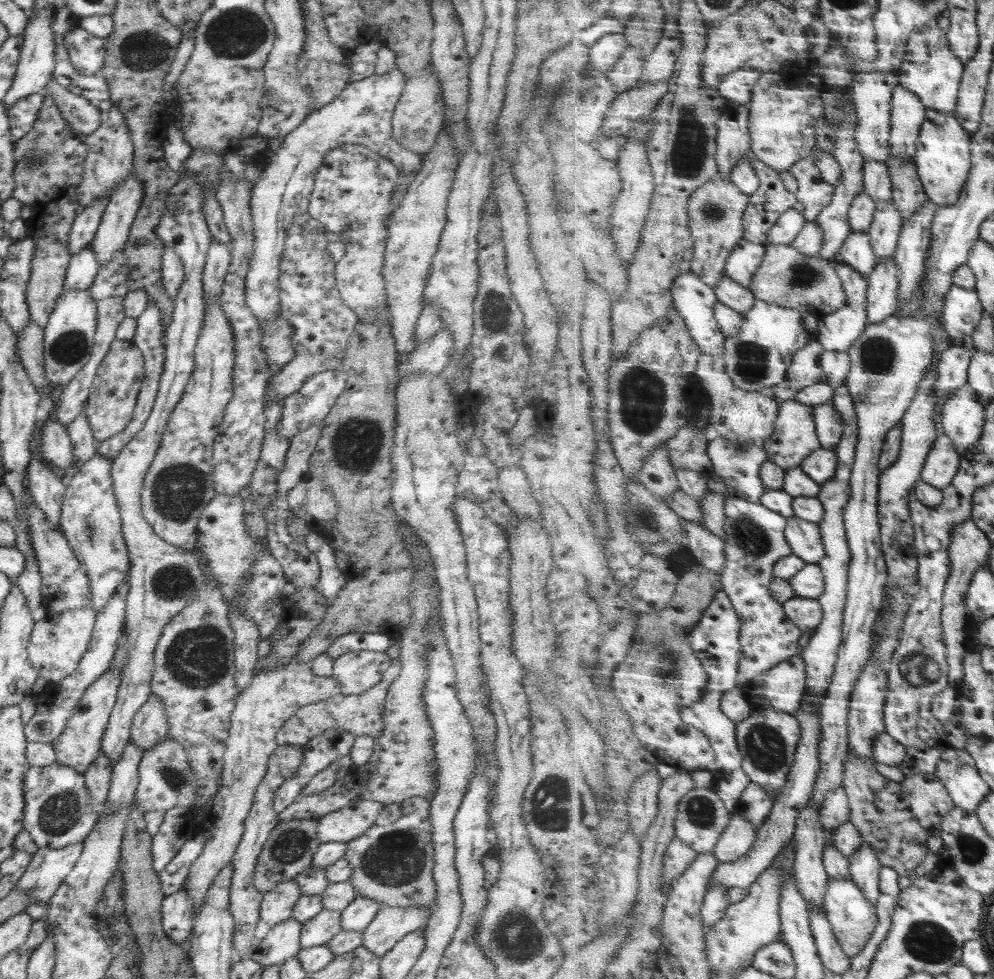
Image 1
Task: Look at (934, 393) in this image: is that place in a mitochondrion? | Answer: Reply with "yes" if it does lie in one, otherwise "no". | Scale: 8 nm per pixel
no

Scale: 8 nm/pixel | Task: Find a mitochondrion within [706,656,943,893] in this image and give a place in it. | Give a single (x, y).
(765, 746)

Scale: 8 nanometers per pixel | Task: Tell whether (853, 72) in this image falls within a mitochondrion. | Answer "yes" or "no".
no

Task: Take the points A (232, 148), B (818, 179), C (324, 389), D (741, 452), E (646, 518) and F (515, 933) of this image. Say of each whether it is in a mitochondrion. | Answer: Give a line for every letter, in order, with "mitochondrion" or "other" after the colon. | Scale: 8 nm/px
A: other
B: other
C: other
D: mitochondrion
E: mitochondrion
F: mitochondrion

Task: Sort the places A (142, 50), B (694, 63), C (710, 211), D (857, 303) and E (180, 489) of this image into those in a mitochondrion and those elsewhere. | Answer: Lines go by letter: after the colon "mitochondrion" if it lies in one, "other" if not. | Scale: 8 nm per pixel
A: mitochondrion
B: other
C: mitochondrion
D: other
E: mitochondrion

